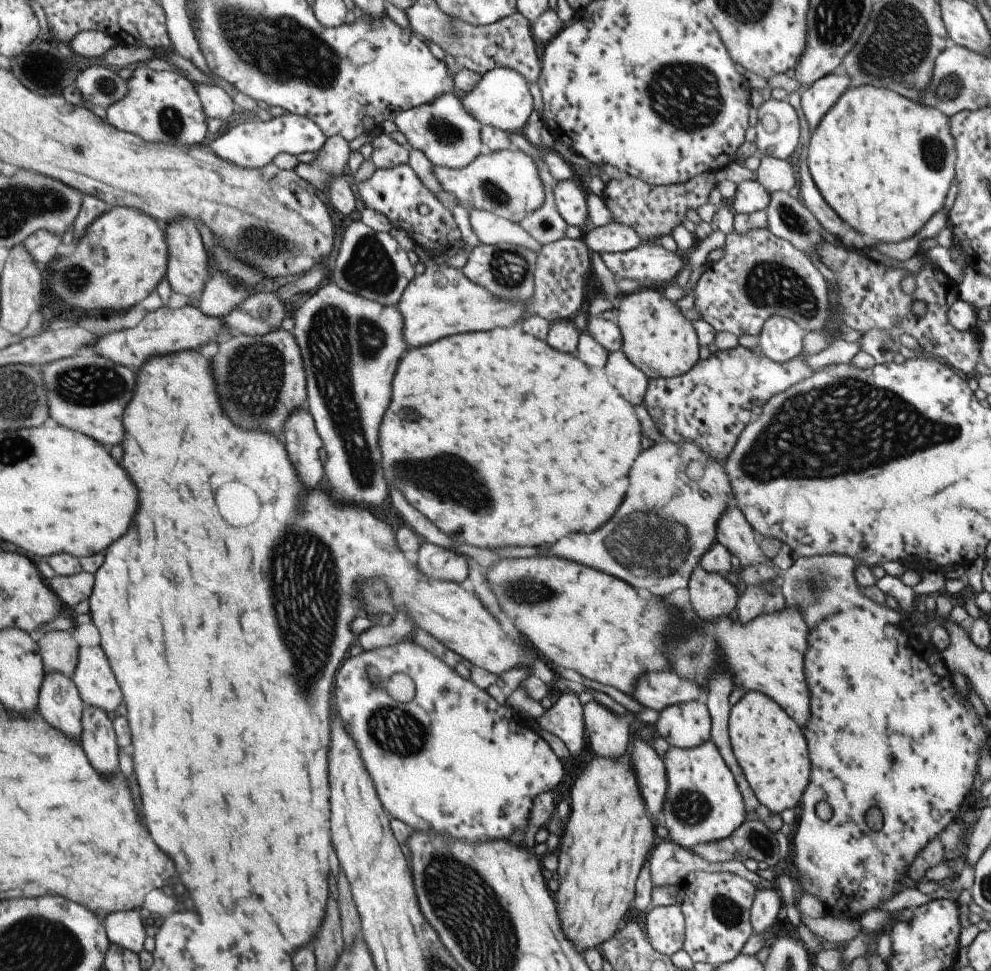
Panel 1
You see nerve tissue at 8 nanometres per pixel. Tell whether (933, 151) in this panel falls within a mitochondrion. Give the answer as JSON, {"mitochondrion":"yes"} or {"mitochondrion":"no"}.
{"mitochondrion":"yes"}

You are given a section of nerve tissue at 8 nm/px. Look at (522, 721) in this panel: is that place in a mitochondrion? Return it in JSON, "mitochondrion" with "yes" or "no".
{"mitochondrion":"no"}

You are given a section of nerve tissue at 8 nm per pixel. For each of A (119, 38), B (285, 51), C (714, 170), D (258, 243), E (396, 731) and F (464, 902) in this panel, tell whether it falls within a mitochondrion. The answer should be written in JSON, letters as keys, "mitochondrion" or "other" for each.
{"A":"other","B":"mitochondrion","C":"other","D":"mitochondrion","E":"mitochondrion","F":"mitochondrion"}

